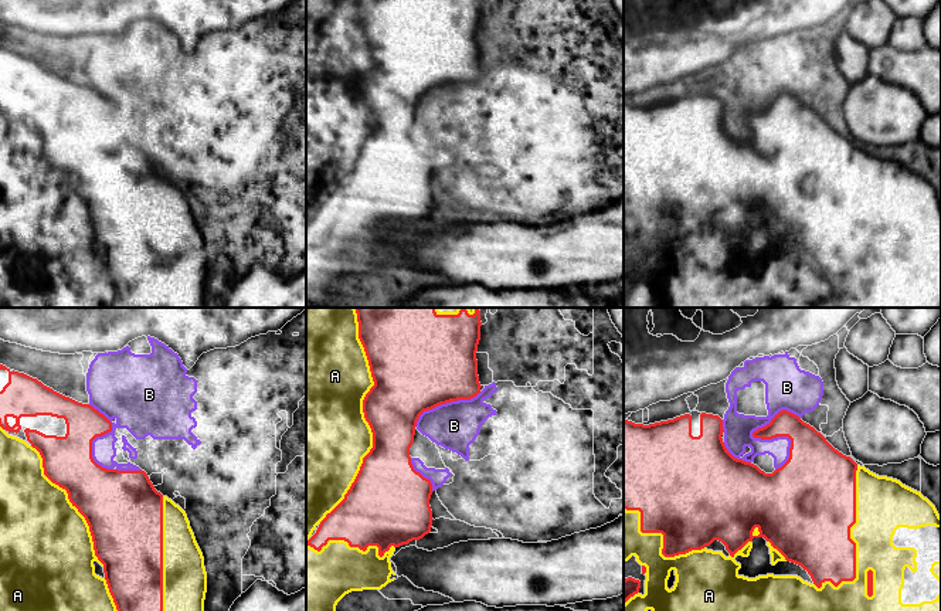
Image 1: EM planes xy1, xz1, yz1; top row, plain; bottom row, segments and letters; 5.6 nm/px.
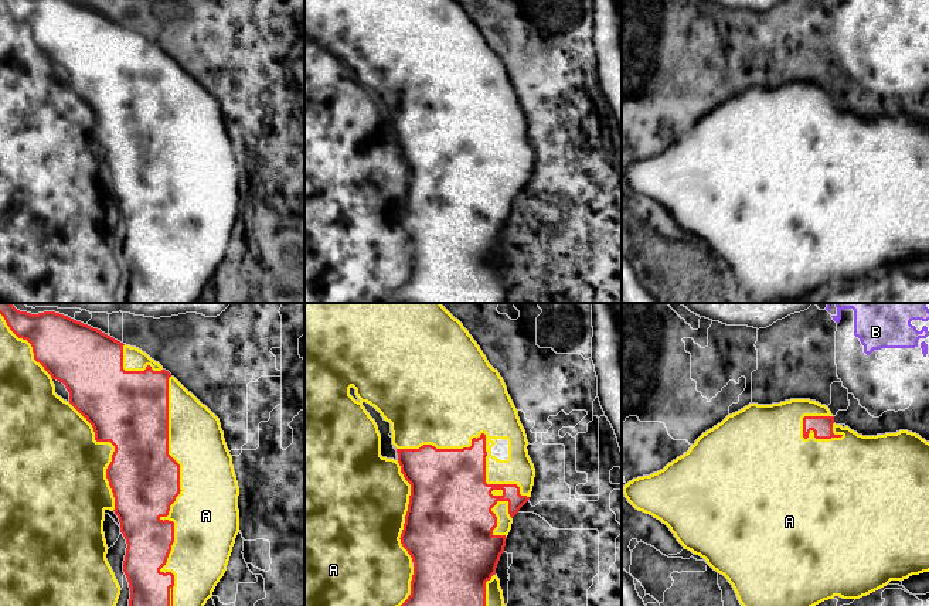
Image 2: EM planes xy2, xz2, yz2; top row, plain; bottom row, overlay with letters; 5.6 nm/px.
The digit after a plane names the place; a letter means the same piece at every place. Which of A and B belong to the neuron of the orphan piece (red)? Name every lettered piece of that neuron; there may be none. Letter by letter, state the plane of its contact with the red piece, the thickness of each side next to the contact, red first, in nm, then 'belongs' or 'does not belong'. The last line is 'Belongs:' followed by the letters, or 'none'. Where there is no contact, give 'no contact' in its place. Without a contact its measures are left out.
A: xy2 | 400/380 nm | belongs
B: yz1 | 240/170 nm | does not belong
Belongs: A

